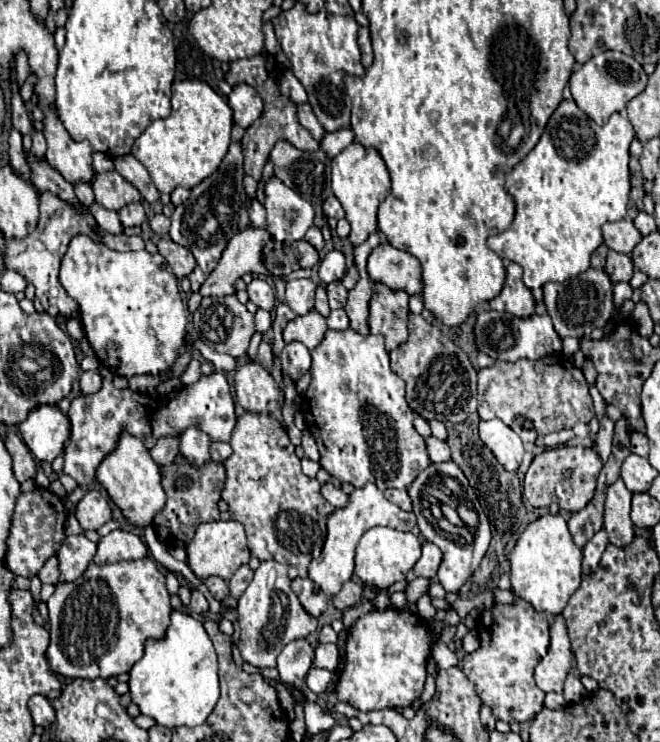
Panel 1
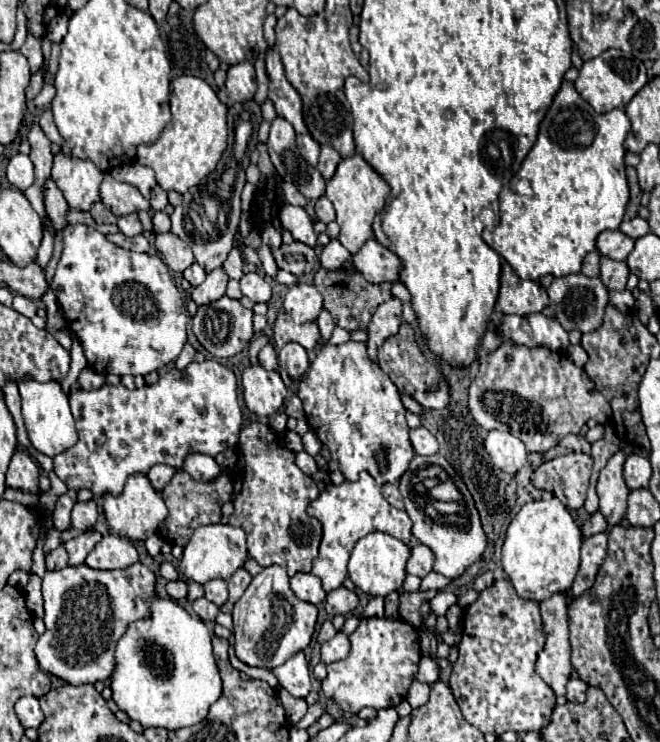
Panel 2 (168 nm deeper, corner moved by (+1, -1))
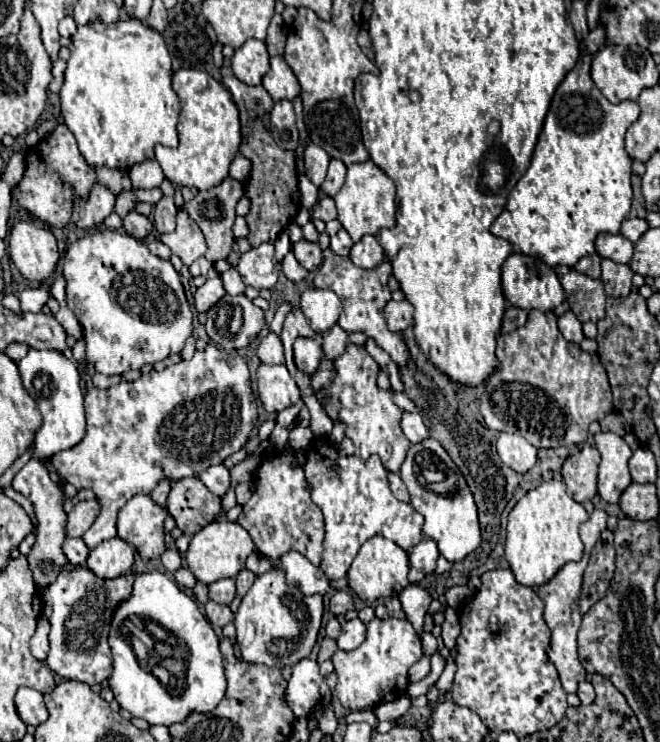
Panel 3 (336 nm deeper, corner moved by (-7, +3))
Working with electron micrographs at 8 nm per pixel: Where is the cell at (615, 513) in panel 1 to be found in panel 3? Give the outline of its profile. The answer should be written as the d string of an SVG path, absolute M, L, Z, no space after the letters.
M613 432L595 434L595 446L603 458L599 464L599 494L603 500L617 504L621 492L631 484L627 462L633 452L627 442Z

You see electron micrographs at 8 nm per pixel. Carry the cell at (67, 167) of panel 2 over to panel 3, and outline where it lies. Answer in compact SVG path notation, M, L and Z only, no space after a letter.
M97 184L87 200L77 200L73 210L73 222L79 230L91 230L103 224L103 220L113 212L115 196L101 184Z

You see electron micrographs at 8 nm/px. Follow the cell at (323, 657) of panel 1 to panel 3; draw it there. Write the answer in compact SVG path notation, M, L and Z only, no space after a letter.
M353 618L343 624L337 644L341 650L355 650L357 646L363 644L365 636L367 636L367 626L359 618Z

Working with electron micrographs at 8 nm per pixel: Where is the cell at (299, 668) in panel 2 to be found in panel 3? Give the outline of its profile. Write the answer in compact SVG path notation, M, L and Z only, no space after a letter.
M303 658L293 666L293 676L287 682L283 700L297 718L309 718L319 706L321 680L319 666L311 658Z

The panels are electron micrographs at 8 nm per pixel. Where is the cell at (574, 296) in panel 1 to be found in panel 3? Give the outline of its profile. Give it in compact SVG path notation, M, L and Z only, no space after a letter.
M571 270L561 278L561 286L567 292L567 302L573 314L581 322L599 322L605 316L607 296L601 280L593 280L585 274L579 274L577 270Z

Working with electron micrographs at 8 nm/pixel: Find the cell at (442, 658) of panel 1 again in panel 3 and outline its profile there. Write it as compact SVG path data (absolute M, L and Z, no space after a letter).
M423 656L419 662L415 662L411 668L409 668L409 680L411 682L419 682L421 678L425 678L429 674L429 658Z

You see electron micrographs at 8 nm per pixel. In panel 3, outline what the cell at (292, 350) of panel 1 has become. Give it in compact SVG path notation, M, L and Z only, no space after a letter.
M297 338L293 344L293 352L295 352L295 366L301 372L313 374L319 368L323 356L319 338Z

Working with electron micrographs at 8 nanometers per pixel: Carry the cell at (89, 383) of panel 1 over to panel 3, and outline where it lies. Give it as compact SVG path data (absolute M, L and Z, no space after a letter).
M95 374L93 376L93 386L95 388L111 388L115 384L119 384L123 378L121 376L103 376L103 374Z

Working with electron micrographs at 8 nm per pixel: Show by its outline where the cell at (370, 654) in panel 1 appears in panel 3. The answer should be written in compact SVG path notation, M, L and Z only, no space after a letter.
M371 620L367 624L365 642L351 652L335 652L333 666L337 672L335 694L347 710L365 710L375 704L391 702L395 698L405 696L409 678L407 670L423 656L421 640L415 634L409 620Z

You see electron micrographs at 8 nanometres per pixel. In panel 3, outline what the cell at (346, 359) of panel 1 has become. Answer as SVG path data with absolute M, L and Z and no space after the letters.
M349 344L347 350L345 350L345 354L335 360L335 372L337 372L337 376L333 378L331 386L325 388L325 390L319 390L319 392L317 392L317 398L323 398L323 396L331 394L331 396L335 396L335 398L341 400L341 410L339 410L339 414L337 414L335 420L345 422L345 426L347 426L345 434L355 442L357 454L359 454L363 460L369 458L371 454L377 454L377 456L381 458L385 470L389 470L389 472L399 472L401 462L405 460L405 454L407 454L411 442L409 442L409 440L405 438L405 434L401 432L401 426L399 426L401 408L397 408L397 406L393 404L393 400L391 400L391 390L383 392L383 390L377 388L377 374L379 374L377 362L367 354L365 348L359 348L359 346L355 346L355 344Z

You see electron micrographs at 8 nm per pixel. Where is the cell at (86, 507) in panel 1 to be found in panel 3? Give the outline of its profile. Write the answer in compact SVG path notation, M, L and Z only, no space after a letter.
M95 500L79 502L71 514L69 514L69 524L67 524L67 534L69 536L83 536L85 530L95 522L99 514L99 504Z

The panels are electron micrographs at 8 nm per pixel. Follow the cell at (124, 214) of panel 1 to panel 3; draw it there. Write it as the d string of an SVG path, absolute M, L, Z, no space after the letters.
M129 212L129 214L123 218L123 230L125 230L129 236L137 238L137 240L145 240L145 238L151 234L153 224L149 222L147 216L137 214L137 212Z

